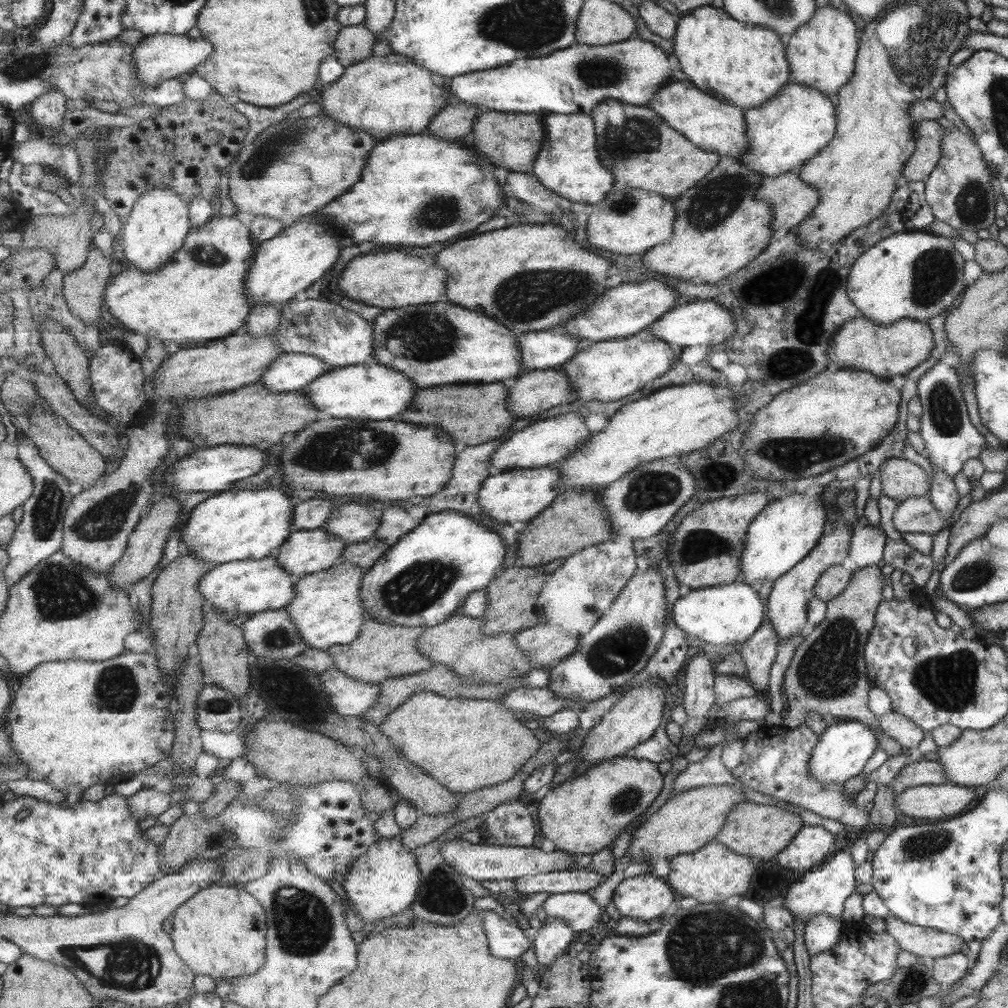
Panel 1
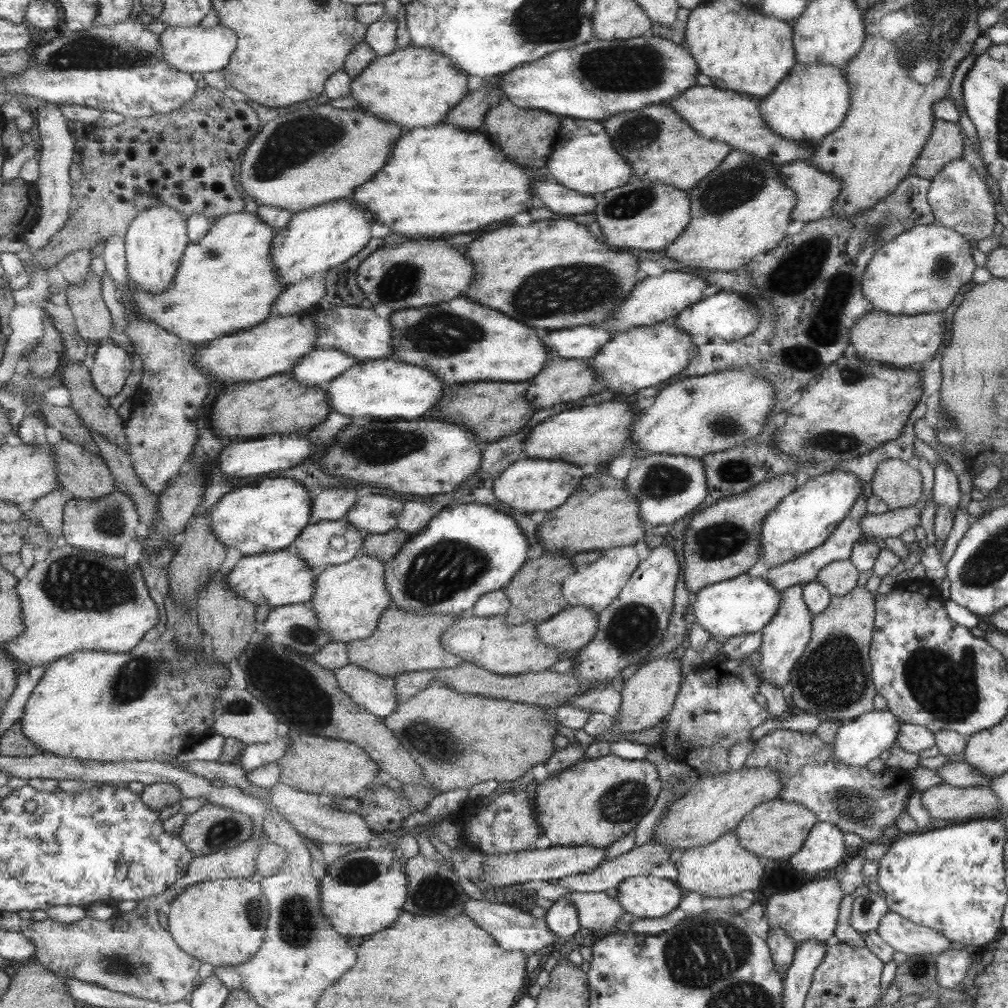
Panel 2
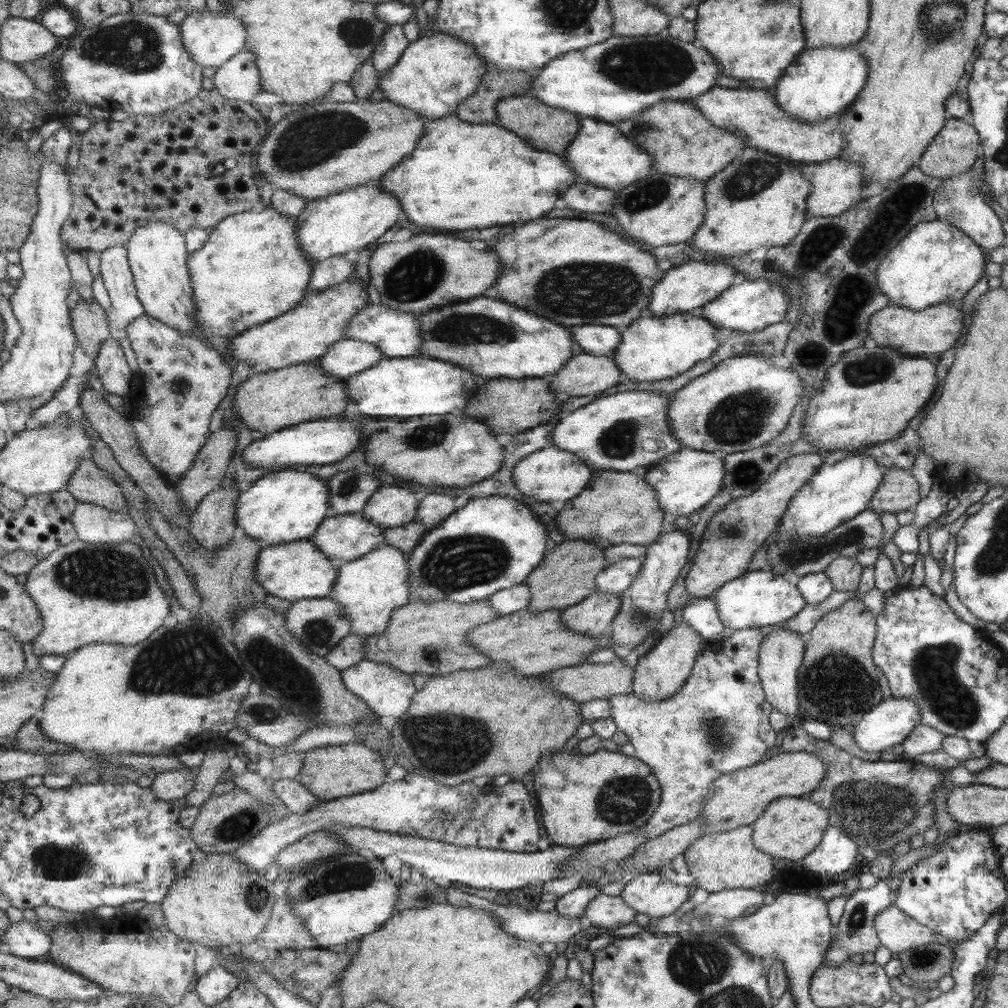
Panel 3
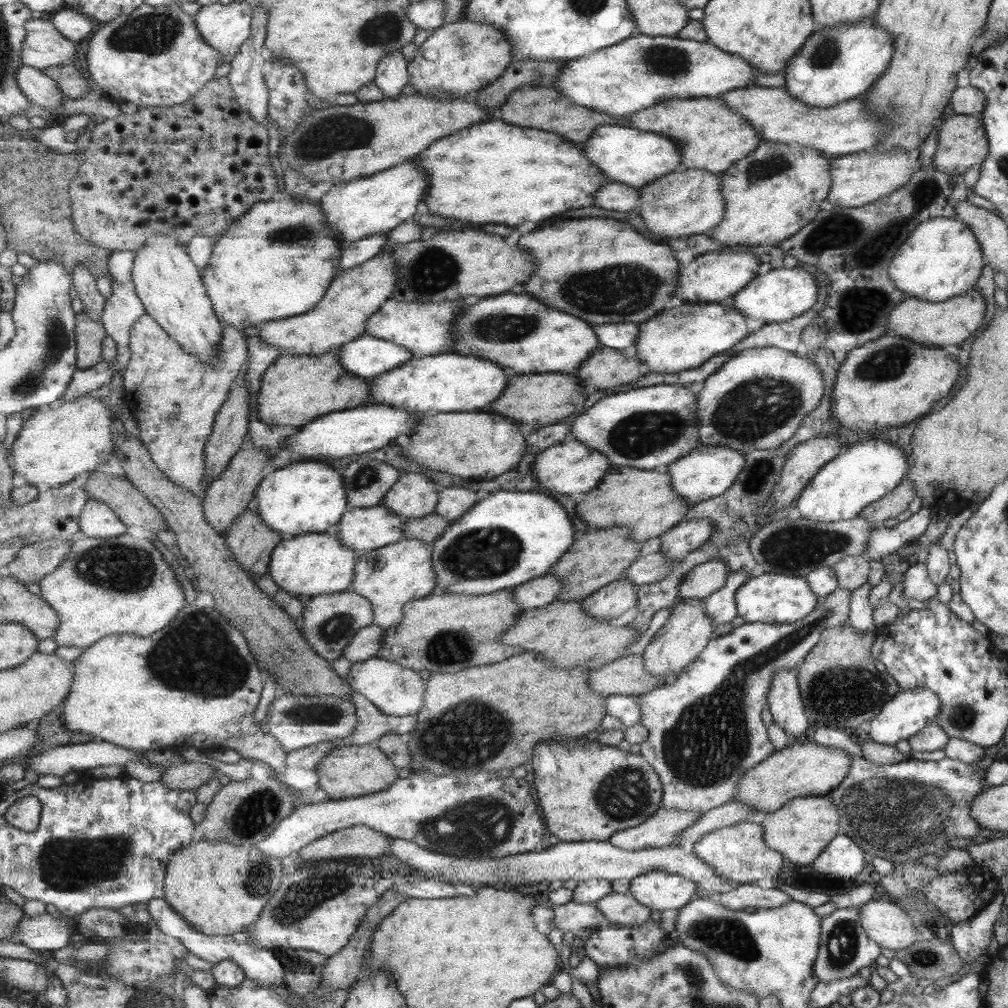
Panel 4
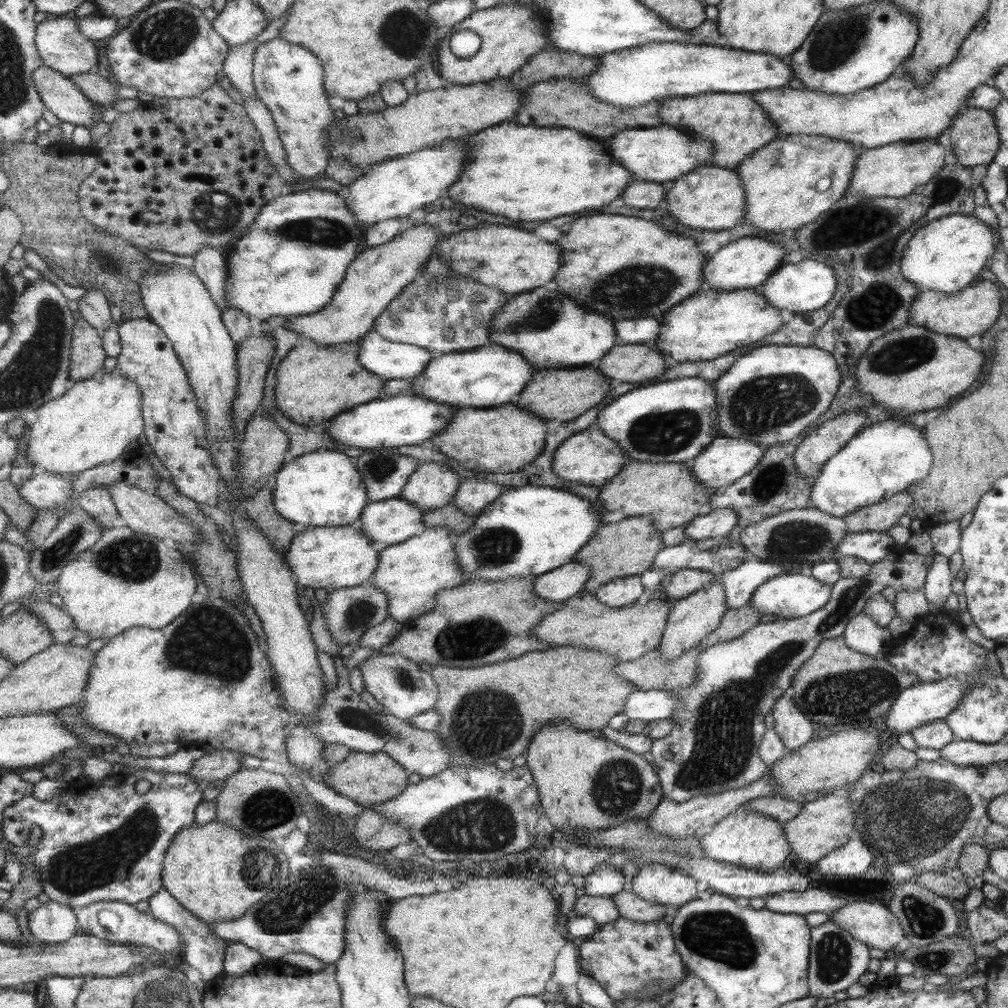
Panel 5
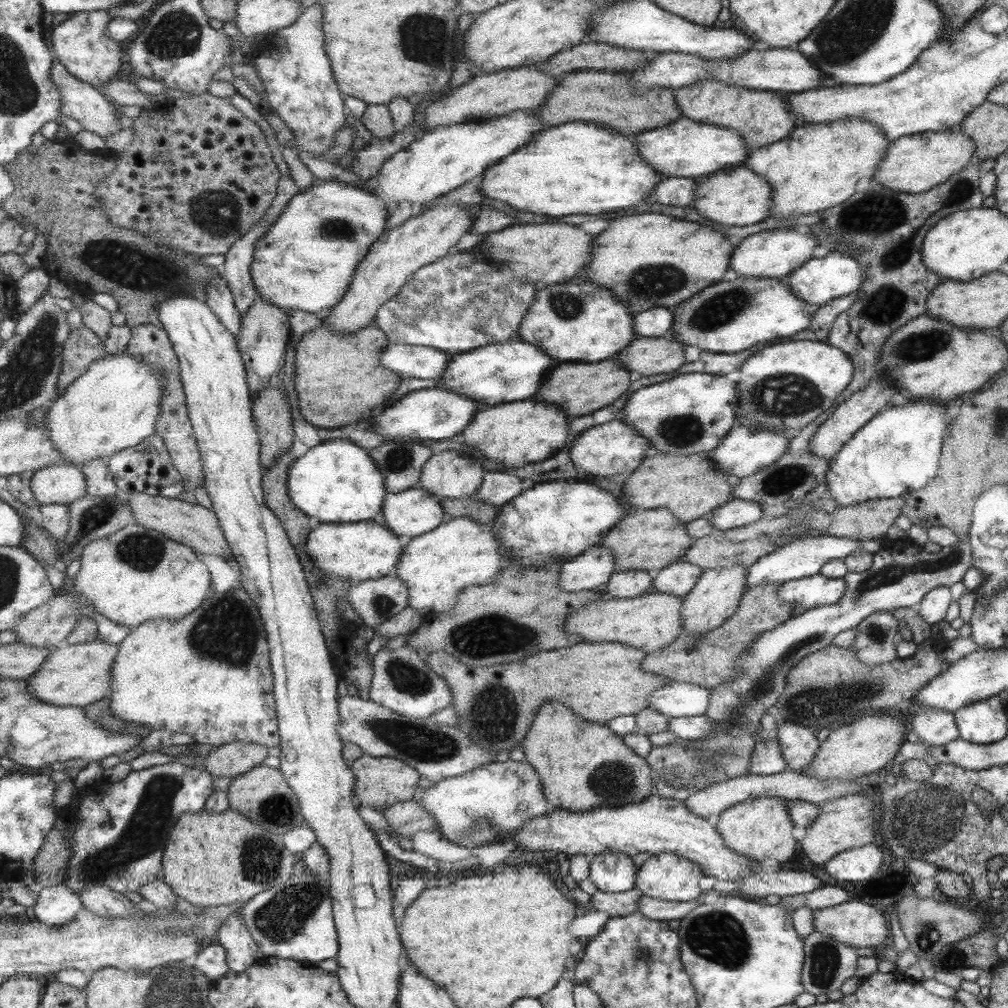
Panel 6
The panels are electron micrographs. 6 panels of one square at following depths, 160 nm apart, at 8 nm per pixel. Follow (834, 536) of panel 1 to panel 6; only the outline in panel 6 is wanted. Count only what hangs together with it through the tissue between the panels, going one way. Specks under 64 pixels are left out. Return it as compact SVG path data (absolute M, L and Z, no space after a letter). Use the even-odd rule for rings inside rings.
M781 720L773 735L776 737L780 754L787 771L803 770L815 758L820 742L815 731L792 720Z

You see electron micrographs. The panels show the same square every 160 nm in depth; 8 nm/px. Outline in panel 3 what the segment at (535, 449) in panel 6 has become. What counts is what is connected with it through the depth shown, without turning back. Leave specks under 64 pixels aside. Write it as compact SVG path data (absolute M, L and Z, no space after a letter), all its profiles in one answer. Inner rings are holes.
M463 412L449 413L443 416L427 416L427 418L409 418L400 420L394 427L387 427L380 432L370 434L364 442L366 462L374 470L383 470L393 477L402 478L405 482L416 482L423 486L436 487L439 491L453 490L457 486L473 486L481 482L483 476L489 478L495 474L503 464L504 447L495 439L494 432L482 422L467 416Z

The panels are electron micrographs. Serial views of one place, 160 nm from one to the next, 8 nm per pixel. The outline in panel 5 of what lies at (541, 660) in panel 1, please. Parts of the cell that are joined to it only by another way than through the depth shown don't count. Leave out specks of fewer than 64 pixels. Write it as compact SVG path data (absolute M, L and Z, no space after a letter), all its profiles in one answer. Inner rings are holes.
M635 575L606 582L592 595L595 600L609 608L622 608L633 606L642 591L639 575Z

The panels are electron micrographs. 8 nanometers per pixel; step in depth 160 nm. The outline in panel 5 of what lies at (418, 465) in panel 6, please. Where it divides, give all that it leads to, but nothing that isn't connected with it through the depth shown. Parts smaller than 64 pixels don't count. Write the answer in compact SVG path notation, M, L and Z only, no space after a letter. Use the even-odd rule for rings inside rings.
M370 449L356 459L370 502L400 496L415 470L415 459L395 450Z

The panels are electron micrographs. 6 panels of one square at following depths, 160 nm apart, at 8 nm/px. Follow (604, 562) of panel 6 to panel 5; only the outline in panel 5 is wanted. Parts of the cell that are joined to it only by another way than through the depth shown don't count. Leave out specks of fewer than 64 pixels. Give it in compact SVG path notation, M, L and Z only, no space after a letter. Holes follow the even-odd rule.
M573 560L570 563L562 564L554 571L536 578L535 594L551 603L563 603L564 600L583 591L589 571L588 566L577 564Z

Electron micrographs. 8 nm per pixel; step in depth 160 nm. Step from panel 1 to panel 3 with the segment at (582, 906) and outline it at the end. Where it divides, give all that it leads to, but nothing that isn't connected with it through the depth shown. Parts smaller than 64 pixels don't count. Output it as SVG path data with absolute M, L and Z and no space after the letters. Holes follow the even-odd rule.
M597 893L583 914L601 932L613 931L633 920L635 912L622 897Z

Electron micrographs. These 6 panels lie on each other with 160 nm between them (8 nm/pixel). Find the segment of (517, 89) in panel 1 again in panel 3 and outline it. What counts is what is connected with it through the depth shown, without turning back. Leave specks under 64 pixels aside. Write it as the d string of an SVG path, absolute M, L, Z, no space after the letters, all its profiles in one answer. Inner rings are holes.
M664 32L654 35L645 34L641 37L619 37L613 34L603 42L556 56L555 60L551 60L536 72L530 94L547 106L614 126L663 99L677 101L694 99L713 87L715 78L719 74L720 70L714 57L696 43L671 38Z

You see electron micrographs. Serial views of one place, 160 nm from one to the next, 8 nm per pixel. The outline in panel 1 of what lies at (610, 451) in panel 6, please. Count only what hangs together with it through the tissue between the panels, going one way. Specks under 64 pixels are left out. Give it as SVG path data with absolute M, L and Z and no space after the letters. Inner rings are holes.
M556 466L495 472L483 482L478 492L480 507L499 524L526 525L554 502L555 495L564 490L559 475Z

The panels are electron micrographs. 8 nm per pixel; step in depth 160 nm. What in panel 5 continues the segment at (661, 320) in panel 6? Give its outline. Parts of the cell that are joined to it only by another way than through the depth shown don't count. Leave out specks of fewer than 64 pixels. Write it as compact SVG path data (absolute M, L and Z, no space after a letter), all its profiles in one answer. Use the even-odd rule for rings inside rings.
M643 317L635 320L615 320L614 331L617 333L617 344L652 344L658 335L658 319Z

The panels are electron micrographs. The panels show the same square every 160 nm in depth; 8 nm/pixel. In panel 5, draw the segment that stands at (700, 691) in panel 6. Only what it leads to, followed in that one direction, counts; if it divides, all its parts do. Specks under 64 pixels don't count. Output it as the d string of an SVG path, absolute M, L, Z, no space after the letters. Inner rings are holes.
M635 690L626 696L625 703L622 704L622 713L629 721L640 720L648 723L670 718L679 707L677 693L672 691Z

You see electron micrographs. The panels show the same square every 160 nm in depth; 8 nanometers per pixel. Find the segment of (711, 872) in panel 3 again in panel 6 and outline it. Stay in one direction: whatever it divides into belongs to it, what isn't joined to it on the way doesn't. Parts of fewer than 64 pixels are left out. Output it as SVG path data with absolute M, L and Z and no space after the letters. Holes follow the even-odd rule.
M748 798L739 804L734 804L718 814L715 828L722 837L723 844L739 856L746 856L757 863L765 858L773 858L775 862L785 862L793 854L797 842L791 835L796 835L795 826L790 821L786 811L785 800L782 798Z

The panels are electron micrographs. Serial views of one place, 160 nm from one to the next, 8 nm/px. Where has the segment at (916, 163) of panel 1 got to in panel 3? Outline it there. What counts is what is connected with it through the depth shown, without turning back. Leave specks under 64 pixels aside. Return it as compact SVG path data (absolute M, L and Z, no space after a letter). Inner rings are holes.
M947 117L942 130L931 140L916 165L923 175L931 178L946 179L970 171L976 158L982 156L979 136L973 126L964 124L961 119Z

